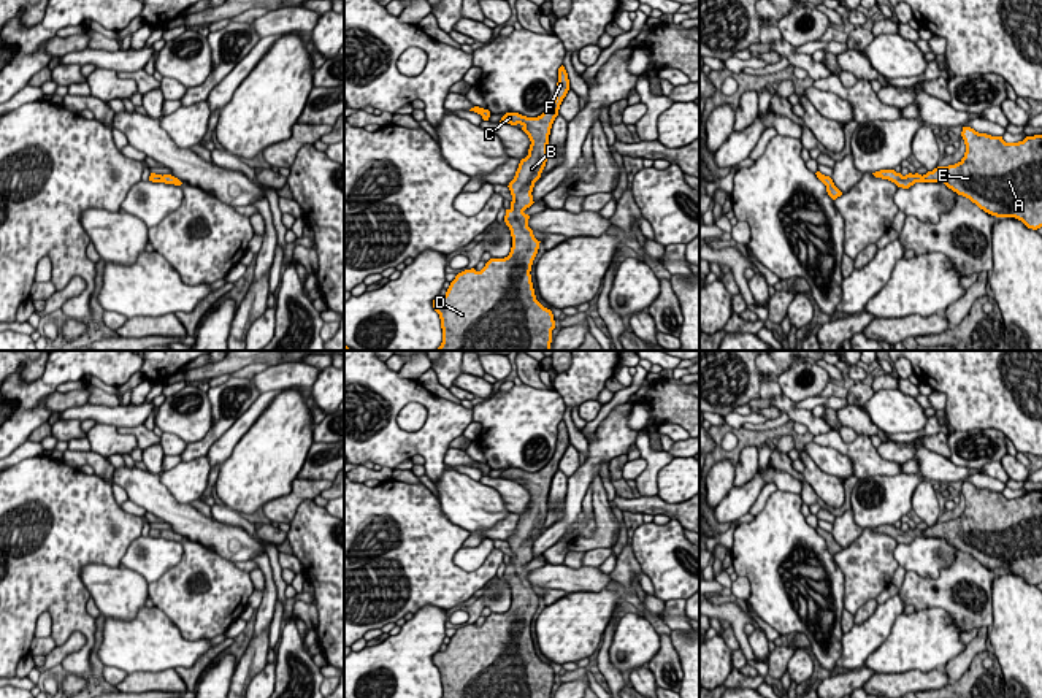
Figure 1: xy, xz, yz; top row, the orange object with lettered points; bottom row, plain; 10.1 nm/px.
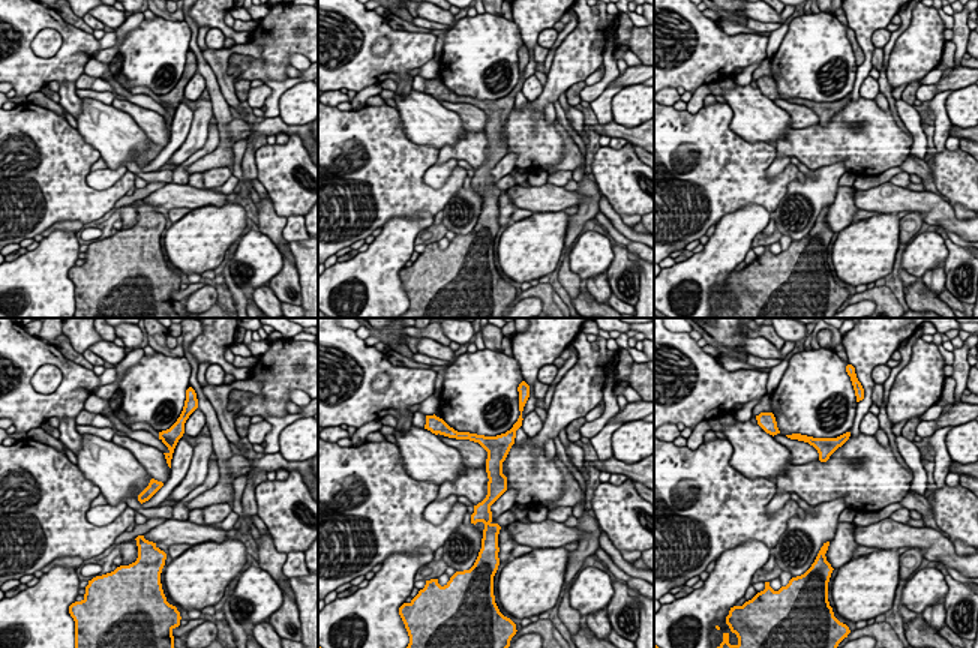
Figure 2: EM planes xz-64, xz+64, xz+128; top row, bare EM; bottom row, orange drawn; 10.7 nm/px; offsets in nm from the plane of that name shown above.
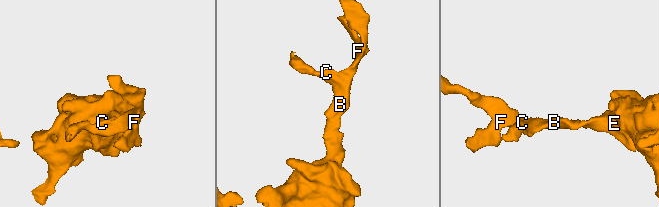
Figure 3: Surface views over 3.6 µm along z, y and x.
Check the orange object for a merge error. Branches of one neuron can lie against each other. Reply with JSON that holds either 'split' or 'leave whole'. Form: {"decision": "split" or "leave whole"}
{"decision": "leave whole"}

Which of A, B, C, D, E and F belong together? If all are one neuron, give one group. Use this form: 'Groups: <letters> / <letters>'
Groups: A B C D E F

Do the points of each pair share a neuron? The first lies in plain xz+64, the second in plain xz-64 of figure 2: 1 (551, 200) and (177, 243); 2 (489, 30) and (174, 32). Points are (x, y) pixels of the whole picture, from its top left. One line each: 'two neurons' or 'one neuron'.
1: two neurons
2: one neuron

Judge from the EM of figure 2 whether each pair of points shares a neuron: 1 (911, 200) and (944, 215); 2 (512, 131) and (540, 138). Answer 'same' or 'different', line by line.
1: same
2: same

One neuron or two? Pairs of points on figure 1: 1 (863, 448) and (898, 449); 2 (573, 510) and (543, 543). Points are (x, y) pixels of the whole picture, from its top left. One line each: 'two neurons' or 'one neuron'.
1: two neurons
2: one neuron

